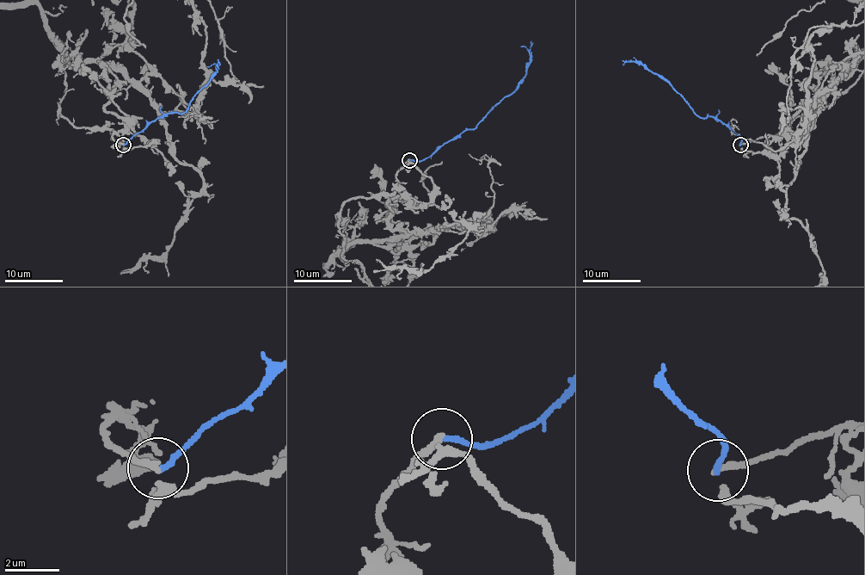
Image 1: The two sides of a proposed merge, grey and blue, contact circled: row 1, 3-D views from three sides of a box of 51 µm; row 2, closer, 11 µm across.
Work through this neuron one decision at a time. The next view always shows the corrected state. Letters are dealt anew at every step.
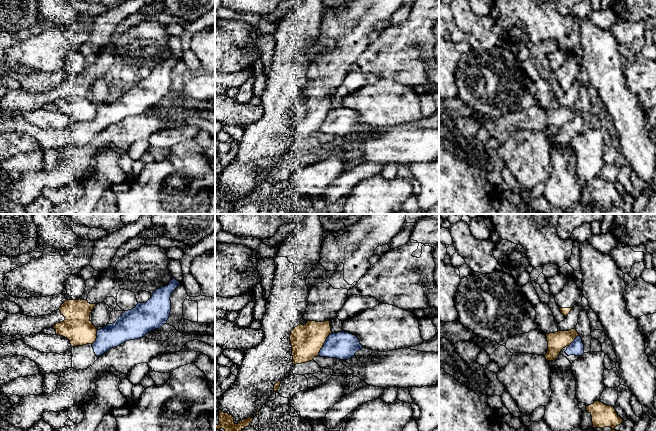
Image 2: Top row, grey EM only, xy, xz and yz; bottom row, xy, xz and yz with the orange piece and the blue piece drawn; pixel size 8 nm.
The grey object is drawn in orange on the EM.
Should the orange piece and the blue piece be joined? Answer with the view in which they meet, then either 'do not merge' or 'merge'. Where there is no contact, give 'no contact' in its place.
meets orange in xz; do not merge

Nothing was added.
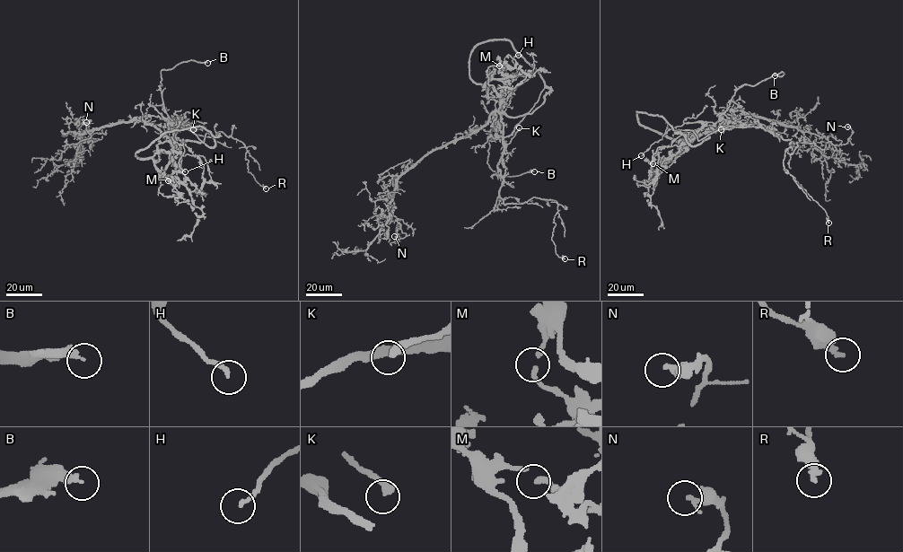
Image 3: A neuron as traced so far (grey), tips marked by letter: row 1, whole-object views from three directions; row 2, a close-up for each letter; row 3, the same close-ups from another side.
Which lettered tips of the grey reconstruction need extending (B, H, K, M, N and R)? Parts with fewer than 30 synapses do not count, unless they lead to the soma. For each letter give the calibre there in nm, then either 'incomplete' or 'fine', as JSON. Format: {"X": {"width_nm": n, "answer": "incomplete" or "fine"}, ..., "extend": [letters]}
{"B": {"width_nm": 320, "answer": "incomplete"}, "H": {"width_nm": 170, "answer": "fine"}, "K": {"width_nm": 300, "answer": "incomplete"}, "M": {"width_nm": 150, "answer": "fine"}, "N": {"width_nm": 240, "answer": "fine"}, "R": {"width_nm": 320, "answer": "fine"}, "extend": ["B", "K"]}

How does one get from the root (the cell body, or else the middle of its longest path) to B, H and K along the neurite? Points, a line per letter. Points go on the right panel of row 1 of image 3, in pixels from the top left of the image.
B: (721, 112), (727, 109), (734, 92), (740, 87), (754, 85), (773, 74), (780, 77), (784, 73), (775, 75)
H: (721, 112), (714, 123), (684, 123), (670, 129), (641, 155)
K: (721, 112), (734, 126), (740, 127), (727, 127), (721, 129)

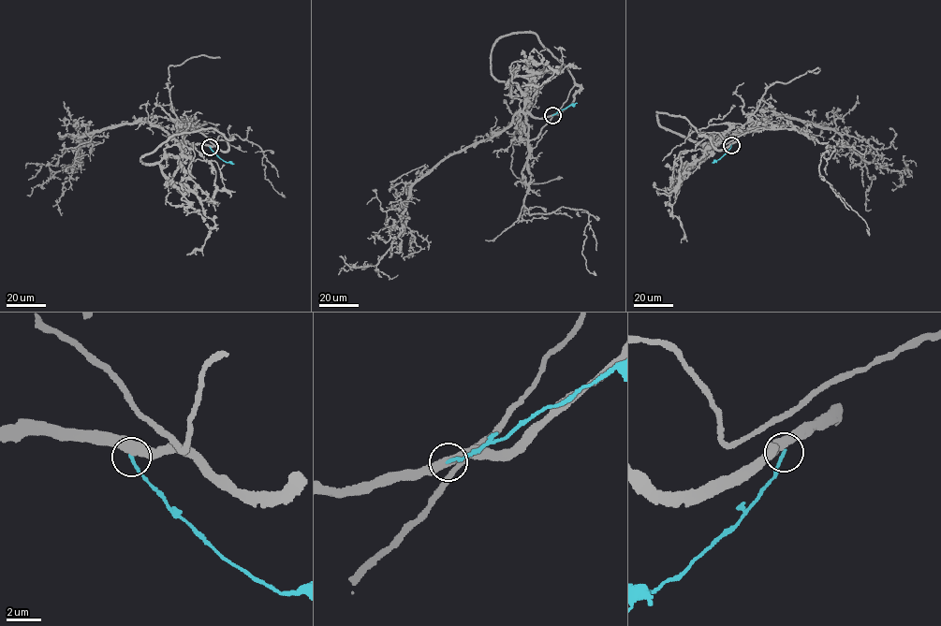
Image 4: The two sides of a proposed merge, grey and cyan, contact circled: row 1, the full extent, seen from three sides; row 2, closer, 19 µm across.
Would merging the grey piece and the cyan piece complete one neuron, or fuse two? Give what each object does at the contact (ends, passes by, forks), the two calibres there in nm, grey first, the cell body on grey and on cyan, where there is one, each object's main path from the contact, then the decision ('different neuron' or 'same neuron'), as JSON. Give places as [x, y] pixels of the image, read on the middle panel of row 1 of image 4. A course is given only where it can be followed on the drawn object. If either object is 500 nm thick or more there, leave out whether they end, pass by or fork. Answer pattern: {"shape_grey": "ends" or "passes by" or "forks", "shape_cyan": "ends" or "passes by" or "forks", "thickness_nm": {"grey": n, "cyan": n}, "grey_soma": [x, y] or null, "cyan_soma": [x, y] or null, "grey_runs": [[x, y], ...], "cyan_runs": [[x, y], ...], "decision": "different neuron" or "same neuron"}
{"shape_grey": "passes by", "shape_cyan": "ends", "thickness_nm": {"grey": 460, "cyan": 160}, "grey_soma": null, "cyan_soma": null, "grey_runs": [[552, 115], [518, 112], [492, 137], [441, 159], [411, 188], [403, 230], [378, 262], [346, 264], [338, 274]], "cyan_runs": [[551, 115], [577, 103]], "decision": "different neuron"}

